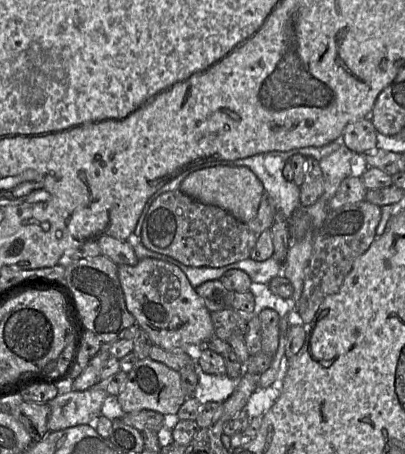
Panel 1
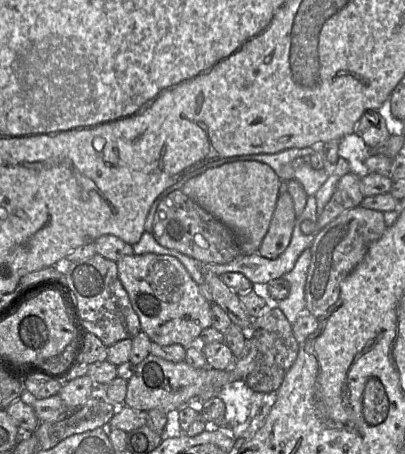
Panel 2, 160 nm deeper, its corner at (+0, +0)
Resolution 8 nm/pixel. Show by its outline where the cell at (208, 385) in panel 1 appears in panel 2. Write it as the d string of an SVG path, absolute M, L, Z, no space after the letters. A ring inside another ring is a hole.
M245 380L227 384L218 393L217 397L225 404L224 420L231 431L246 420L253 394L254 391L248 387Z

